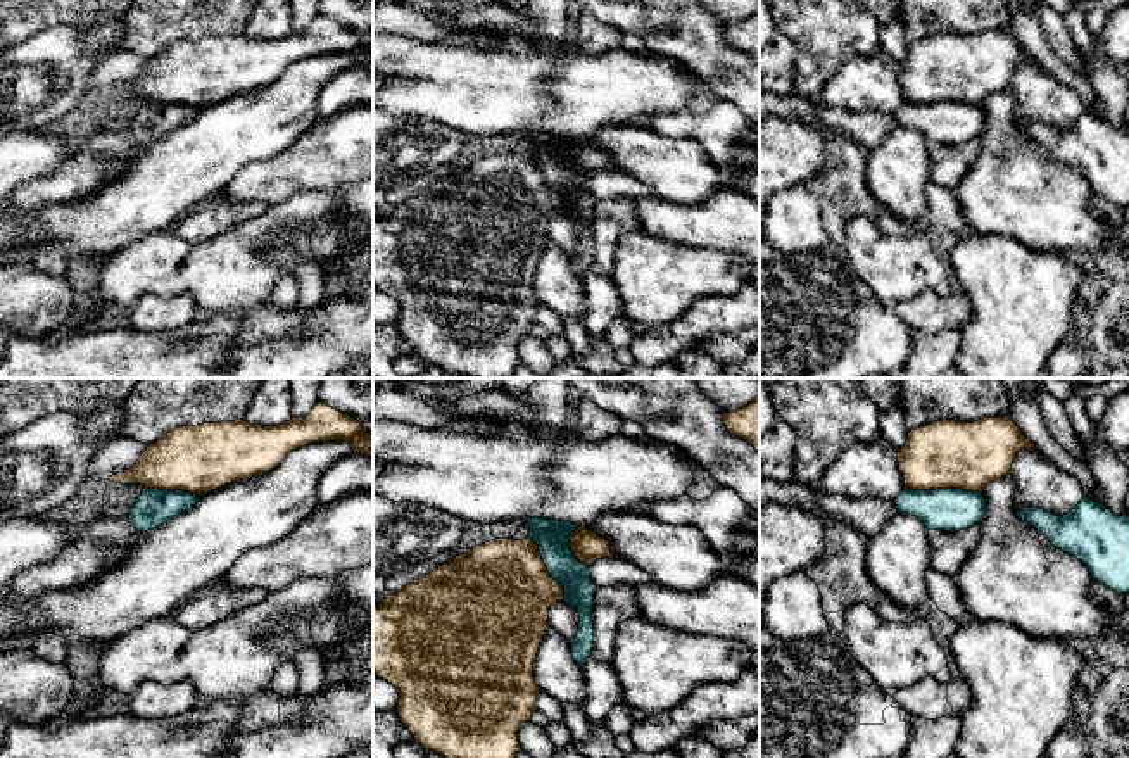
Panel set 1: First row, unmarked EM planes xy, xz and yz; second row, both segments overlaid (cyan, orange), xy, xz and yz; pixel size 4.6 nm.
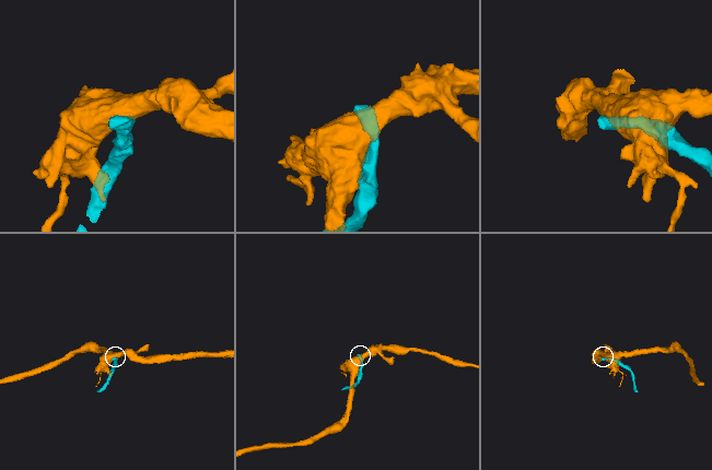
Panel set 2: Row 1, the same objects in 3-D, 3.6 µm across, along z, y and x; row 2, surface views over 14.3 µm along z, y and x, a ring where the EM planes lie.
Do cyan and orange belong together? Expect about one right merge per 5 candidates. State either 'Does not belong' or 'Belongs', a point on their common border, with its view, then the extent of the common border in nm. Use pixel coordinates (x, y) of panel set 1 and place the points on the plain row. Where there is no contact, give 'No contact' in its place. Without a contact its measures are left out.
Does not belong. Touches cyan at yz (943, 102). Shared border 360 nm

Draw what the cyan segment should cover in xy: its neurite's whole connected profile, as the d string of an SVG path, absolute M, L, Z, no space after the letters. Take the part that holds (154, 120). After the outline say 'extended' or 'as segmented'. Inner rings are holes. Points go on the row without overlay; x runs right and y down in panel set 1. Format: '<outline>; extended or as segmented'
M143 102L129 123L129 136L148 145L193 119L197 109L183 104Z; as segmented

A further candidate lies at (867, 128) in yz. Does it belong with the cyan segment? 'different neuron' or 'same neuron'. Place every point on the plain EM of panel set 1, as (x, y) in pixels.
same neuron

